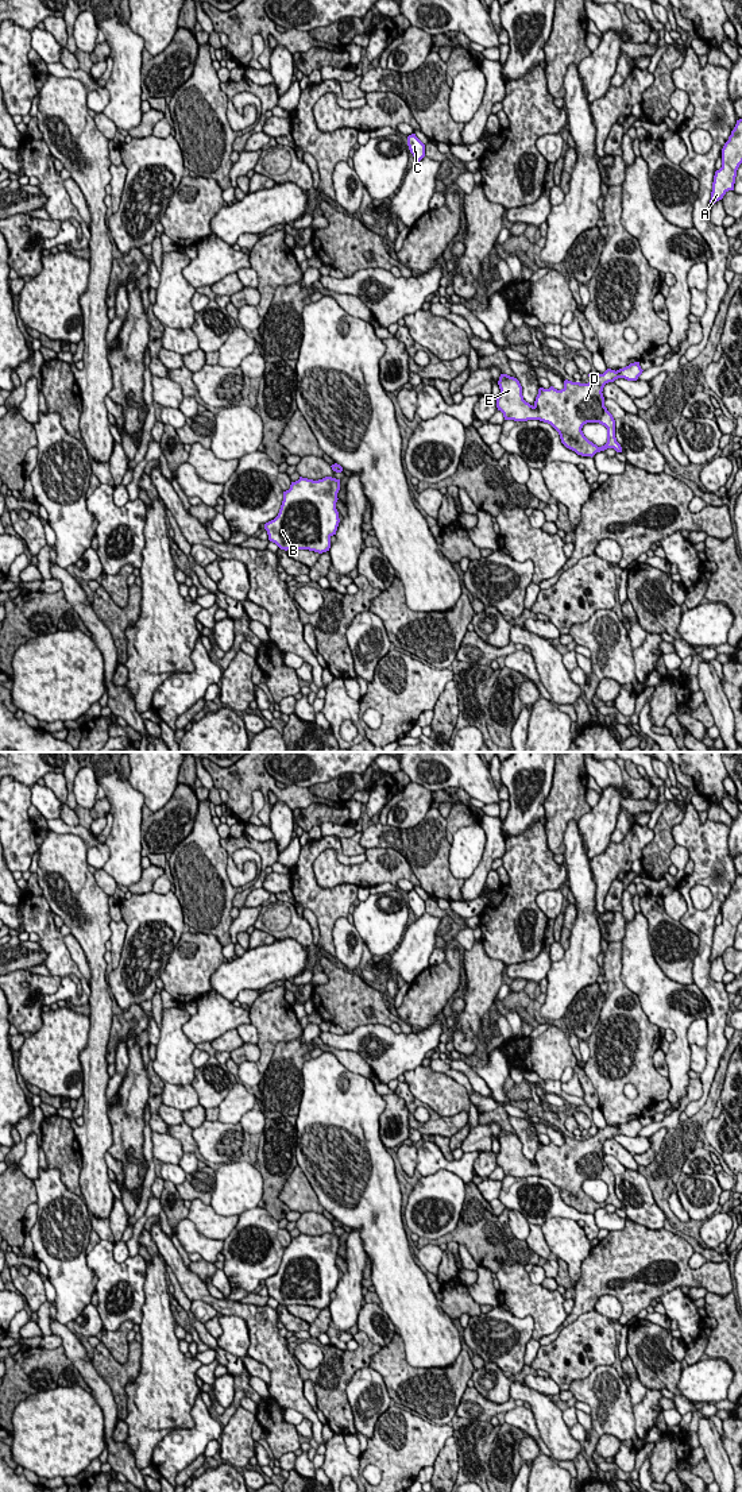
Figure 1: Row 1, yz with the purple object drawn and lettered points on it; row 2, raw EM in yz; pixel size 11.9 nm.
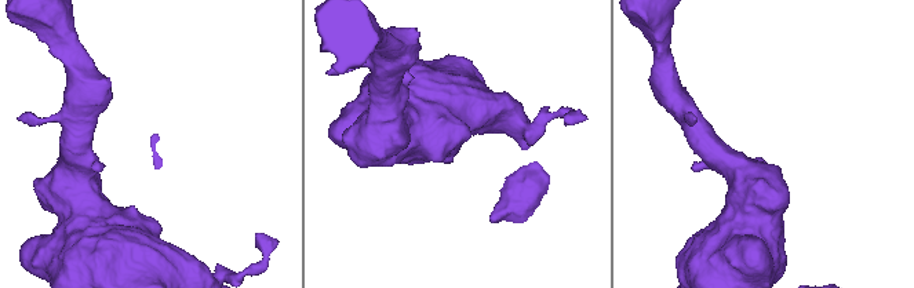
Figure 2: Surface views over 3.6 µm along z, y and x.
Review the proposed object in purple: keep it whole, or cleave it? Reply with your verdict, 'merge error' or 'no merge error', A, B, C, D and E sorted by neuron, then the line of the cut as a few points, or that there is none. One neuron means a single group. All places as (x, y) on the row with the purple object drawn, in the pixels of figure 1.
merge error; groups A D E / B C; cut yz (598, 376), (591, 380)

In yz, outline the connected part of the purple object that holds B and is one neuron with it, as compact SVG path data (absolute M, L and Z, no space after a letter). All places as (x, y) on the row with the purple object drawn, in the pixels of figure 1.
M299 477L283 491L278 516L264 524L268 540L281 550L309 550L318 554L331 548L340 518L336 509L340 479L318 481Z

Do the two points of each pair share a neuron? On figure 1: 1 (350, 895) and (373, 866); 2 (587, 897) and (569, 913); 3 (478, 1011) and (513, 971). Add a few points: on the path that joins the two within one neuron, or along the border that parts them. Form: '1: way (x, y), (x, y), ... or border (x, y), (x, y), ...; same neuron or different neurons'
1: border (358, 886), (336, 885), (325, 889); different neurons
2: border (575, 905), (575, 922), (568, 939); different neurons
3: border (506, 966), (502, 971); different neurons

